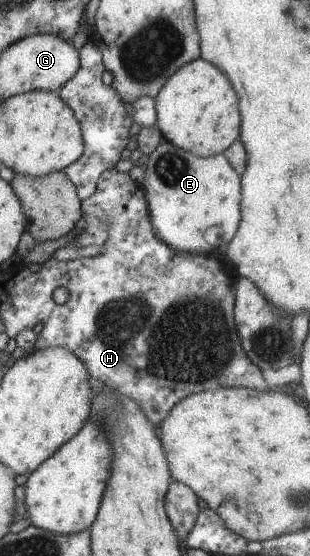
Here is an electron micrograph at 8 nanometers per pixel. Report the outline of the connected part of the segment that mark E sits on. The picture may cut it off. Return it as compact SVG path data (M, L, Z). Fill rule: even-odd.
M161 138L160 142L152 149L147 157L147 161L142 166L144 170L144 181L141 184L142 190L144 191L146 202L148 205L148 214L150 224L152 225L155 235L169 247L172 247L176 252L187 252L192 254L207 254L213 253L215 247L219 247L219 251L222 250L223 246L233 237L233 234L238 228L240 220L240 187L239 187L239 176L227 163L224 155L215 154L206 158L198 158L193 154L190 154L184 149L179 149L174 145L171 145L165 138Z

